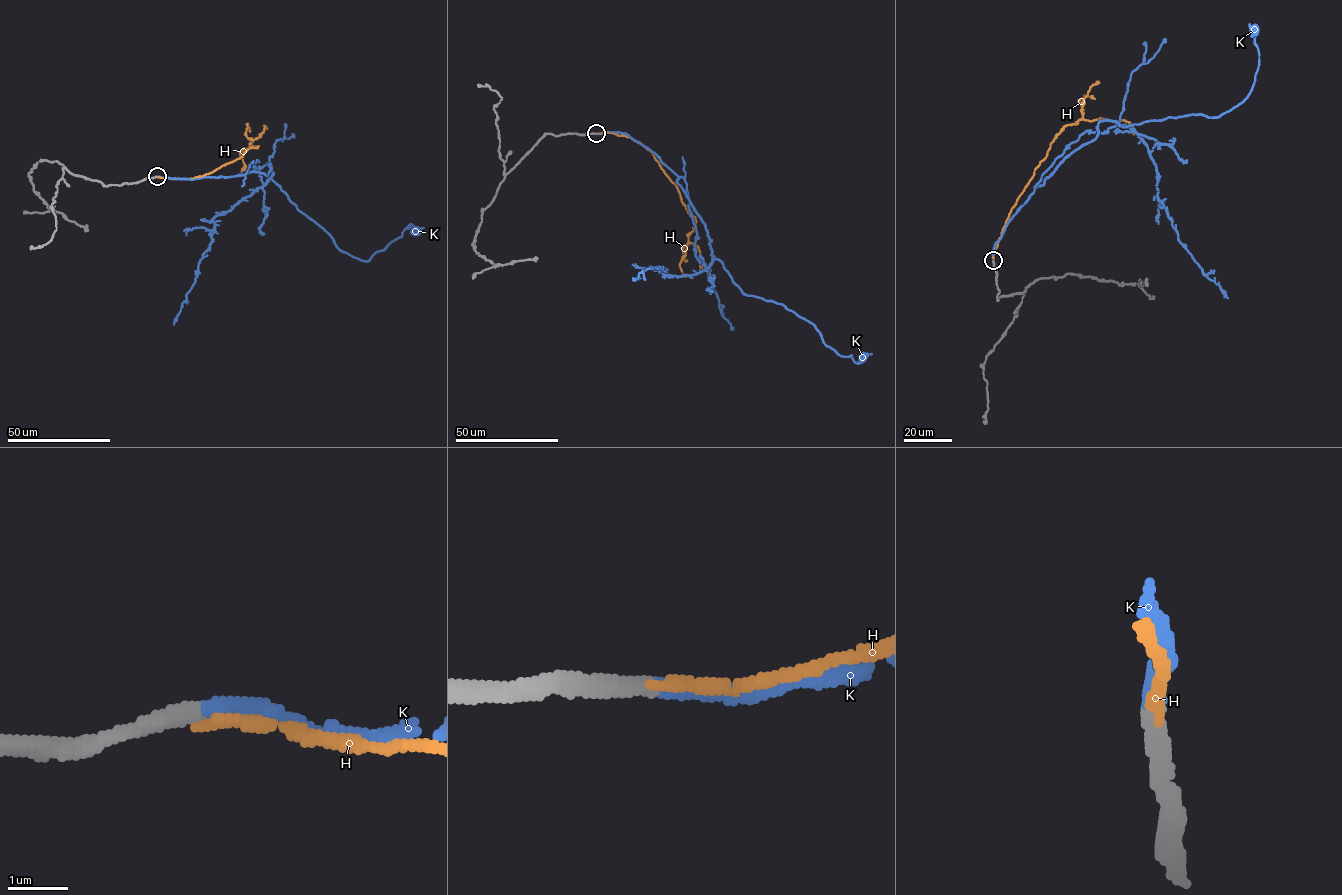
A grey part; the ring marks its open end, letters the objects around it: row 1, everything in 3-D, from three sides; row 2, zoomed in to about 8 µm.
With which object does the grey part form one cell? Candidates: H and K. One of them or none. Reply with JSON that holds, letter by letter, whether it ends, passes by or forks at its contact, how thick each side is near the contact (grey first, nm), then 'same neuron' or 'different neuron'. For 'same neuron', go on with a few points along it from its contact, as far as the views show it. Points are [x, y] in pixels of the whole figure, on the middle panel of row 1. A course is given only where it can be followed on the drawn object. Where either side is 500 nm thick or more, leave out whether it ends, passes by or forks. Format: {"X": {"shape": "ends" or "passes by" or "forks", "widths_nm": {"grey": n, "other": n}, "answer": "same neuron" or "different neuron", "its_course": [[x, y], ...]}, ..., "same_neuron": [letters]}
{"H": {"shape": "ends", "widths_nm": {"grey": 320, "other": 200}, "answer": "different neuron"}, "K": {"shape": "ends", "widths_nm": {"grey": 300, "other": 280}, "answer": "same neuron", "its_course": [[596, 133], [627, 133], [676, 173], [712, 259], [742, 293], [808, 320], [836, 352], [864, 357]]}, "same_neuron": ["K"]}

